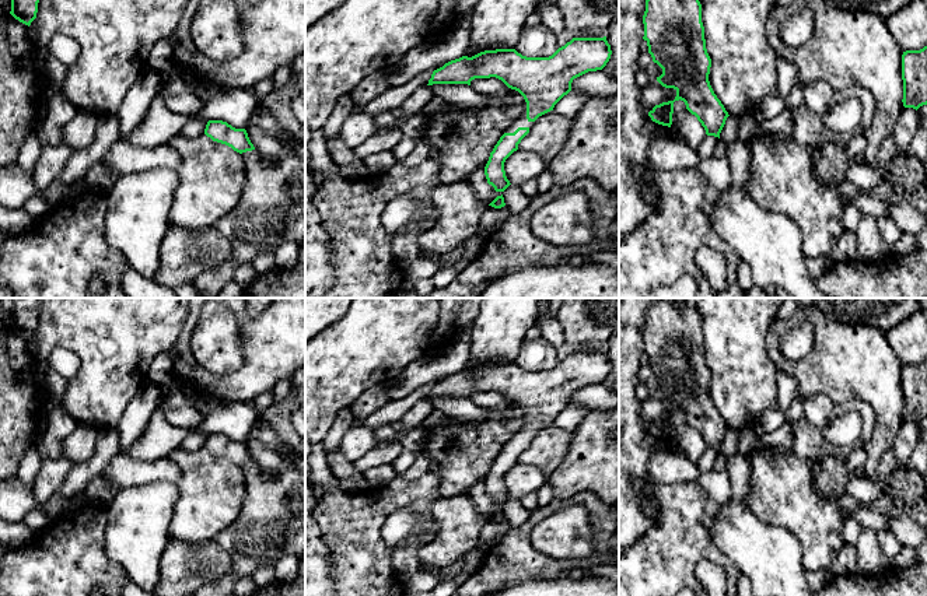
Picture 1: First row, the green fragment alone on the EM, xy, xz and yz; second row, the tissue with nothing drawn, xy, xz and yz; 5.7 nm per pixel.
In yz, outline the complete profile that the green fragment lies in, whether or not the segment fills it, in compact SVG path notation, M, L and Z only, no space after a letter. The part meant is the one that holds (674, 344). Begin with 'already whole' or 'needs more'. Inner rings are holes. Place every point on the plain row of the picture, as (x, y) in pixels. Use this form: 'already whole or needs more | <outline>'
already whole | M685 298L654 302L646 313L643 337L648 367L662 382L657 395L676 404L674 414L655 418L648 425L651 434L671 441L674 416L681 413L706 448L720 452L730 428L709 395L711 372L706 362L702 318L696 306Z

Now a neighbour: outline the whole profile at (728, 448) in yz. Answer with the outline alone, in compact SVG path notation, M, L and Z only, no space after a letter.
M728 430L725 434L725 438L720 446L720 452L727 457L732 457L734 455L738 453L737 448L738 448L738 442L739 442L739 434L738 431L734 430Z

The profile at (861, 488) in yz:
M853 476L846 484L846 492L854 499L868 504L877 499L882 494L882 490L878 483L867 477Z

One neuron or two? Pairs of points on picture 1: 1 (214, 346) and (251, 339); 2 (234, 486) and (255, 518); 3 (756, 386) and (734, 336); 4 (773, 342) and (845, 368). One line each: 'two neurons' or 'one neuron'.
1: two neurons
2: two neurons
3: one neuron
4: one neuron

